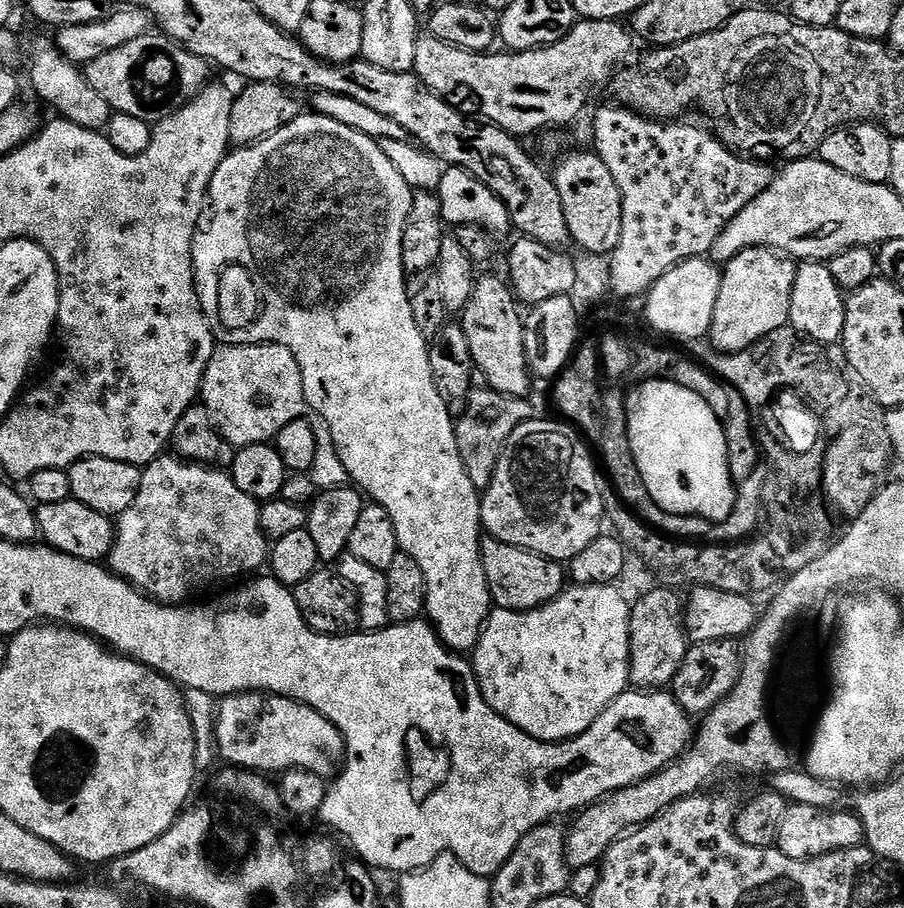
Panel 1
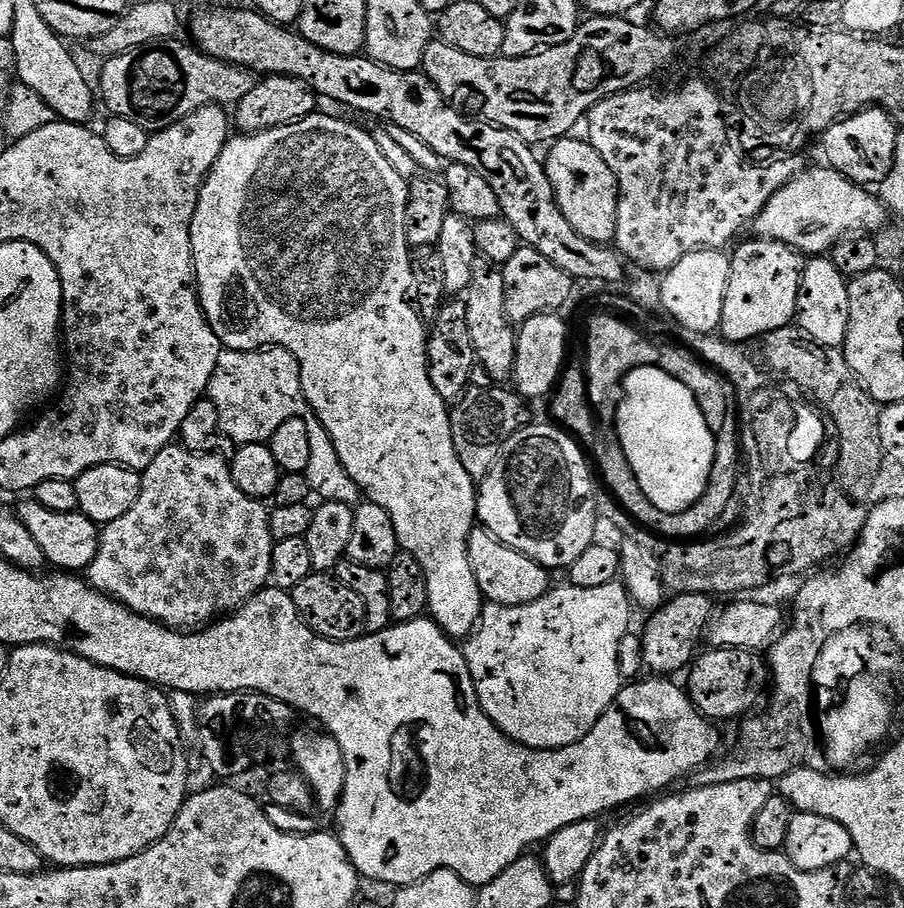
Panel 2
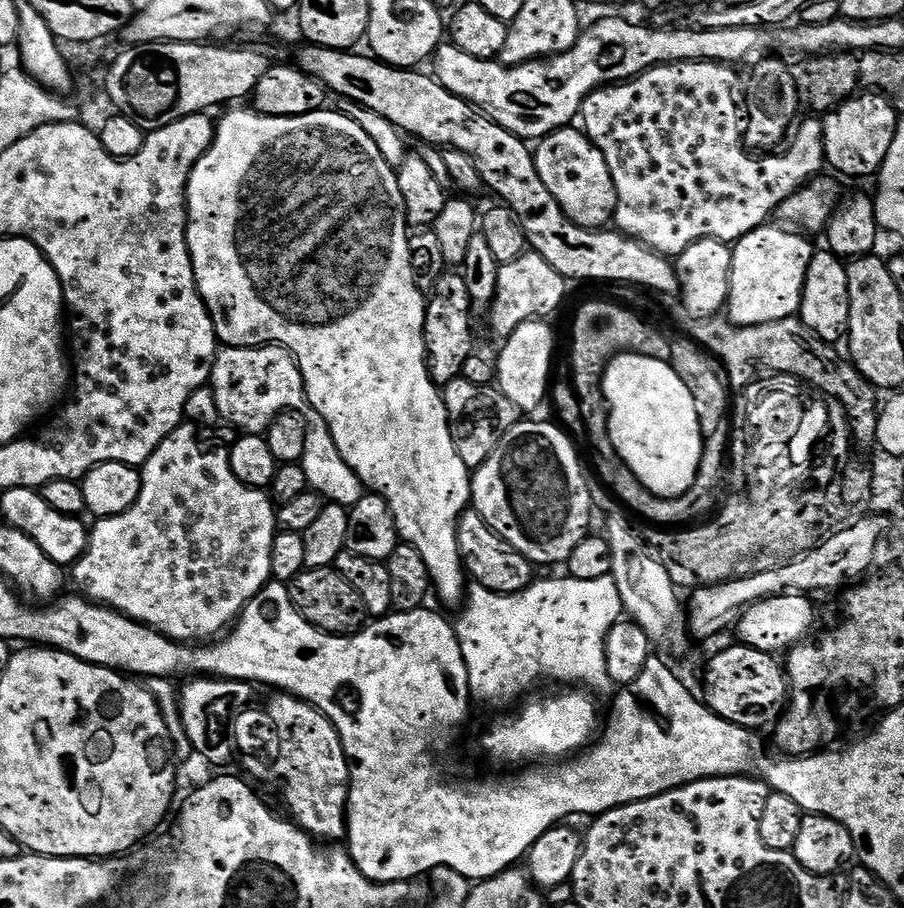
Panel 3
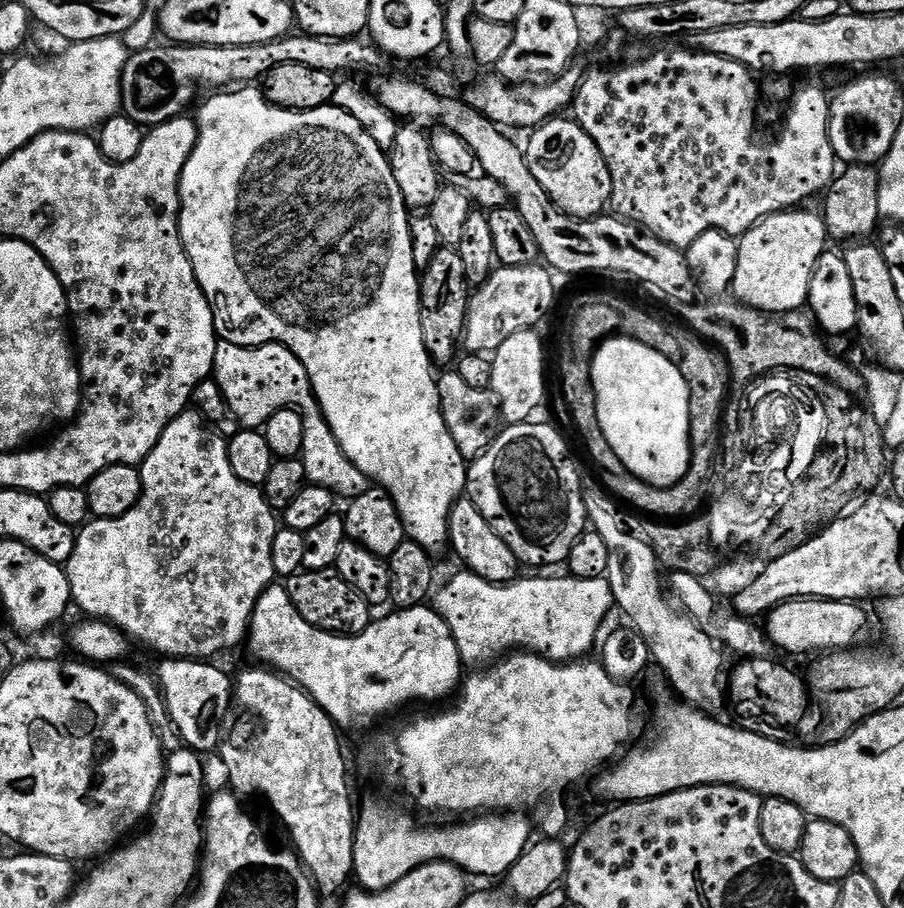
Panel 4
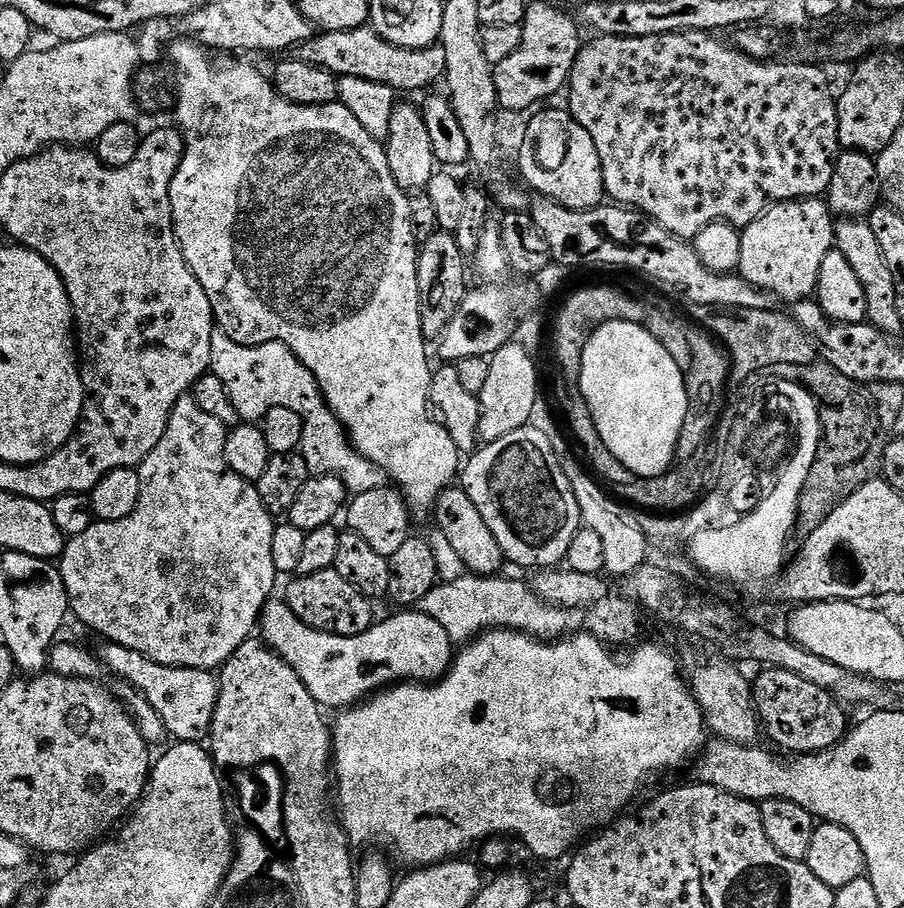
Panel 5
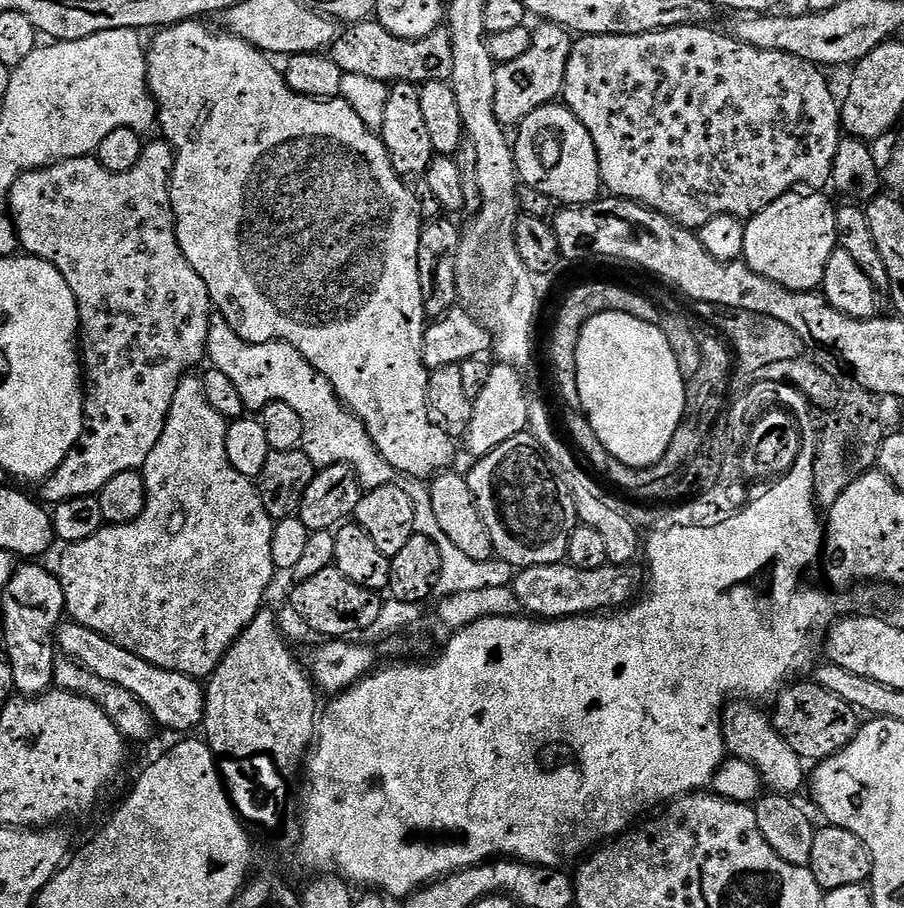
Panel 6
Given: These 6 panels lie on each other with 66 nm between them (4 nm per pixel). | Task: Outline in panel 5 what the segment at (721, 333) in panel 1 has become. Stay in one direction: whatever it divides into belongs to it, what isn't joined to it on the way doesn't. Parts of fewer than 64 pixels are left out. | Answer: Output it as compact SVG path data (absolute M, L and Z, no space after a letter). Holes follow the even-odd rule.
M820 198L806 200L787 200L785 204L773 204L754 222L750 222L740 232L742 258L738 274L746 282L767 292L769 297L780 300L809 299L818 286L818 270L822 270L822 261L826 254L834 251L836 224L827 203Z

